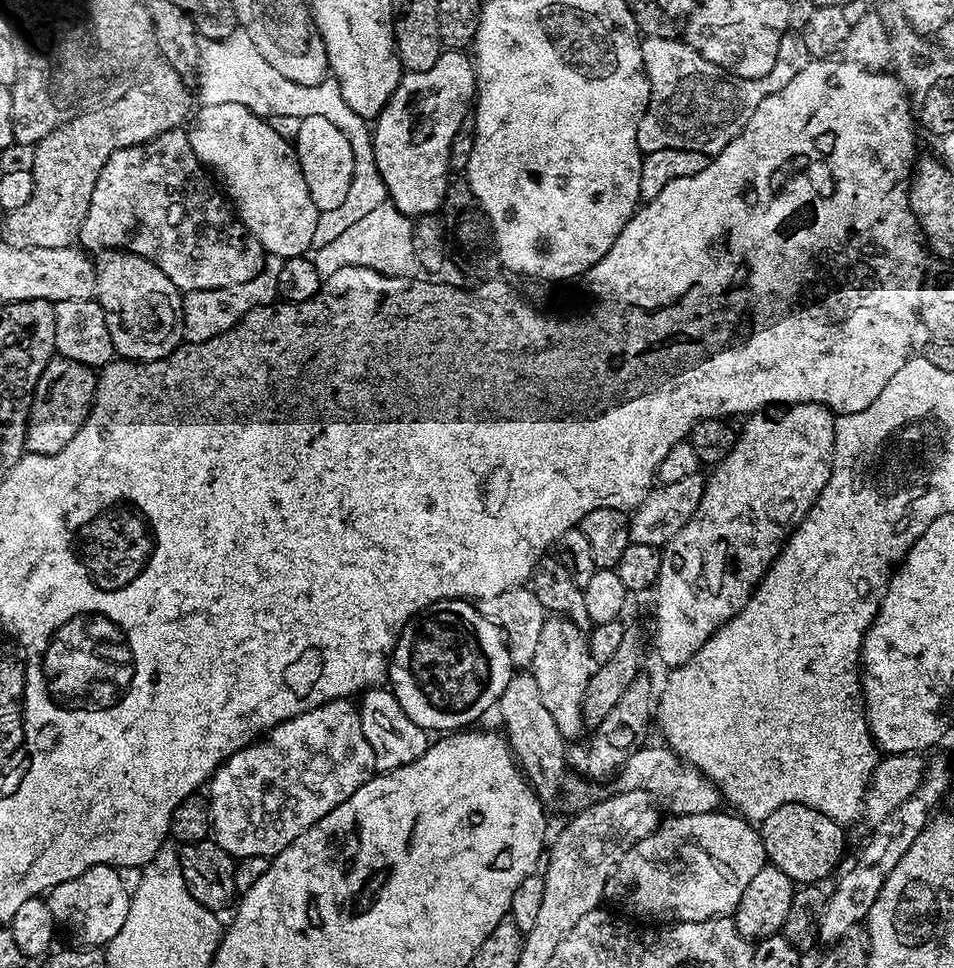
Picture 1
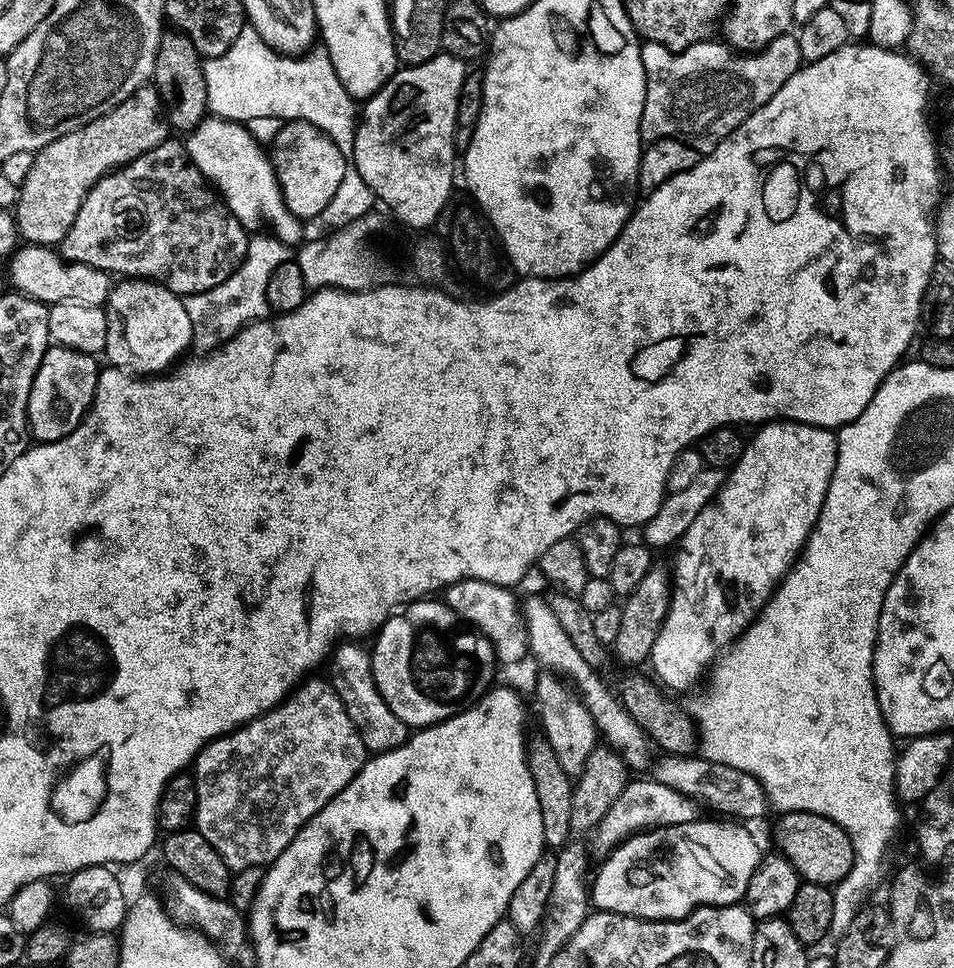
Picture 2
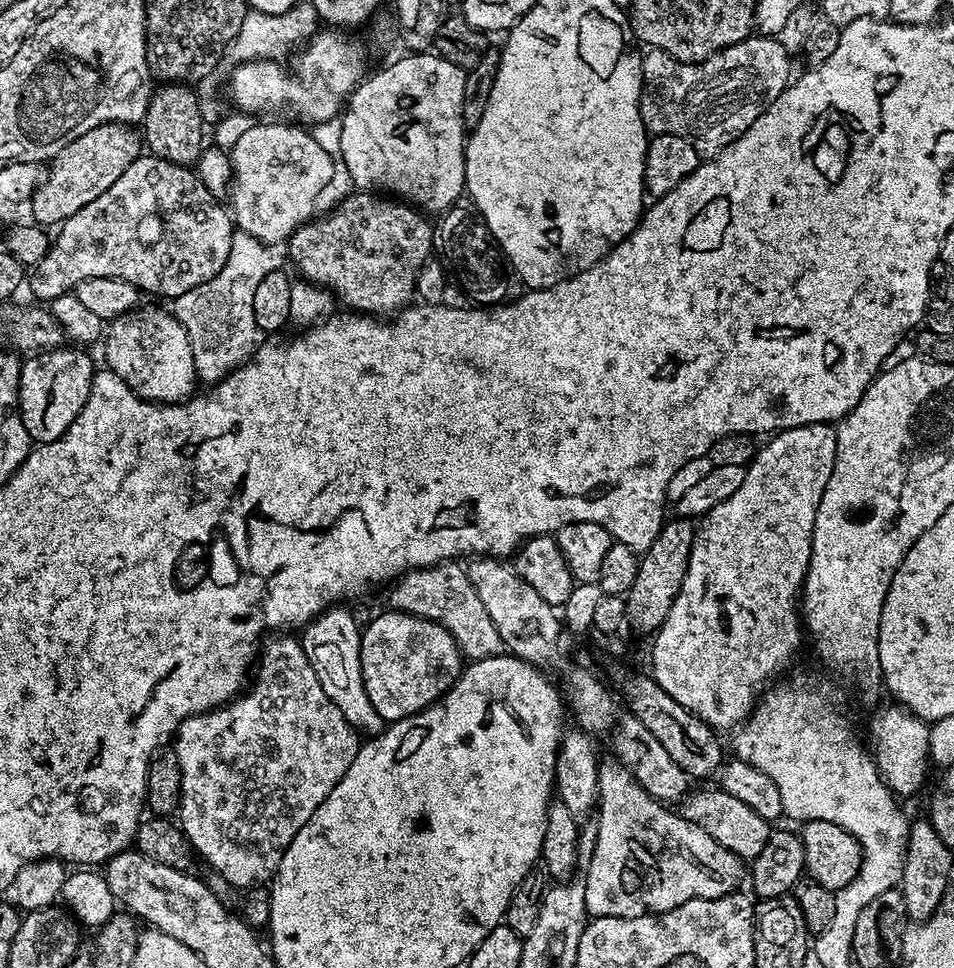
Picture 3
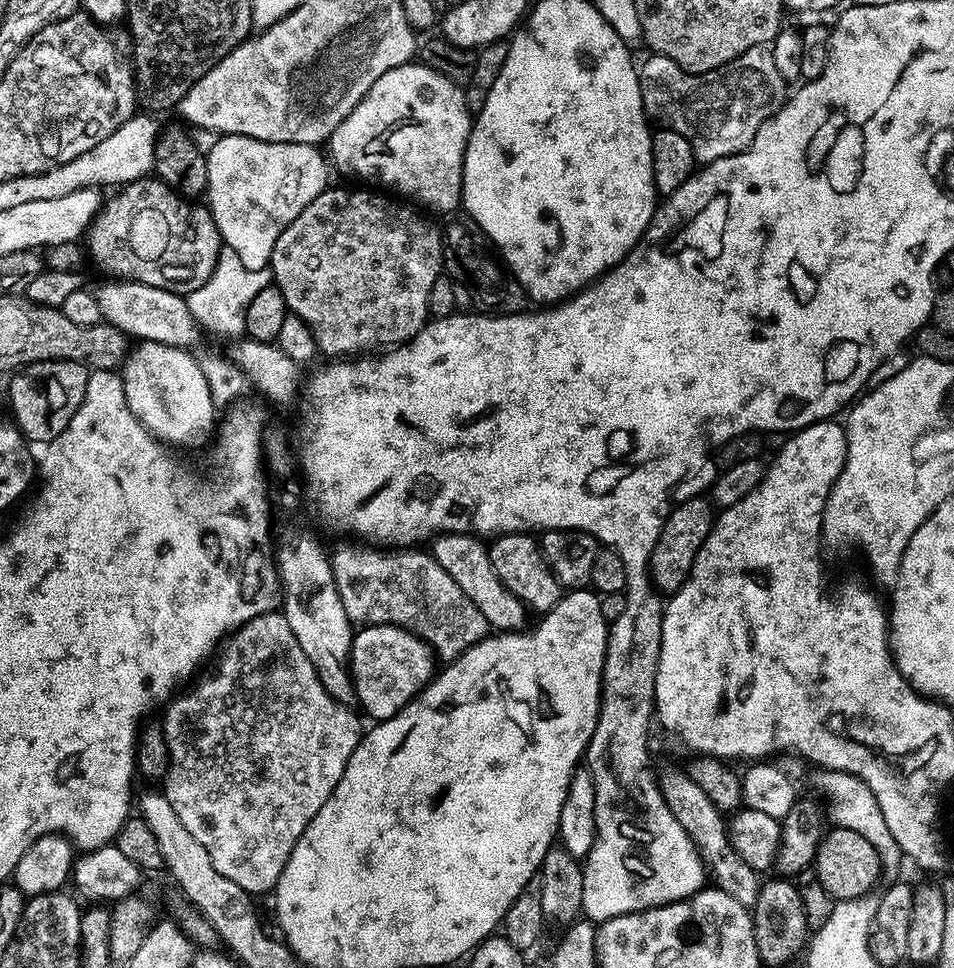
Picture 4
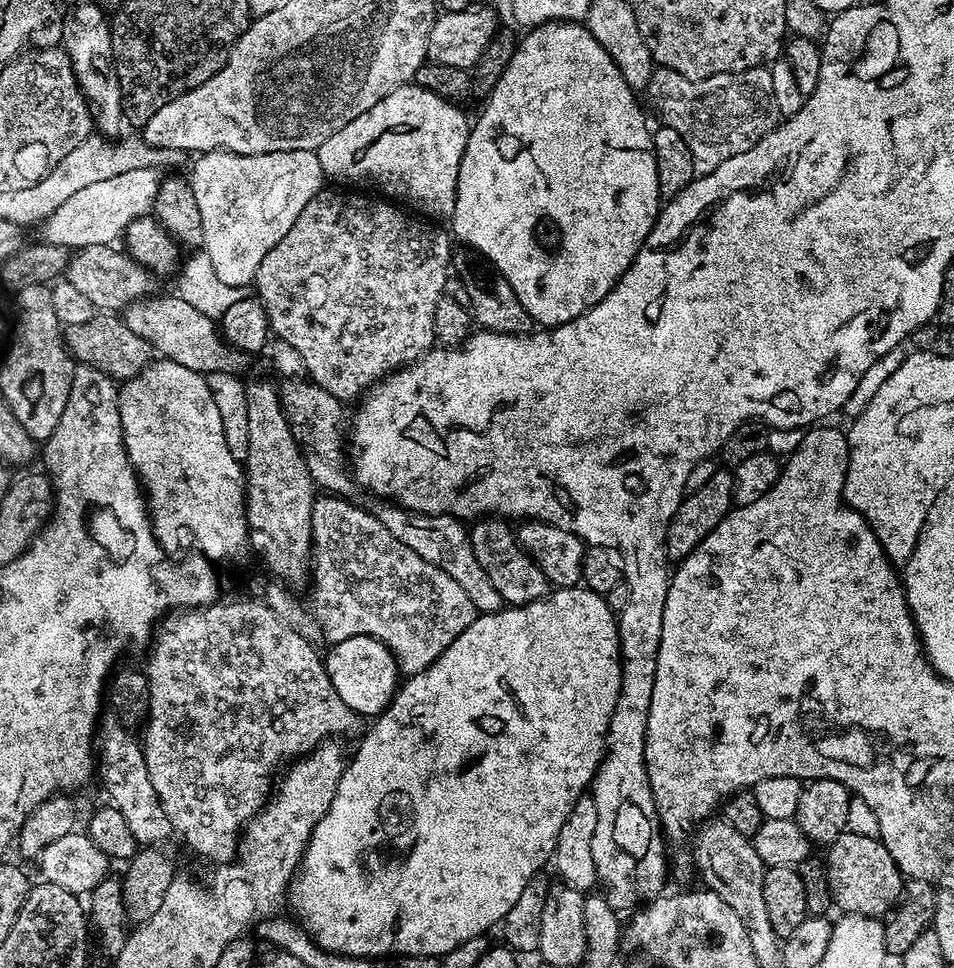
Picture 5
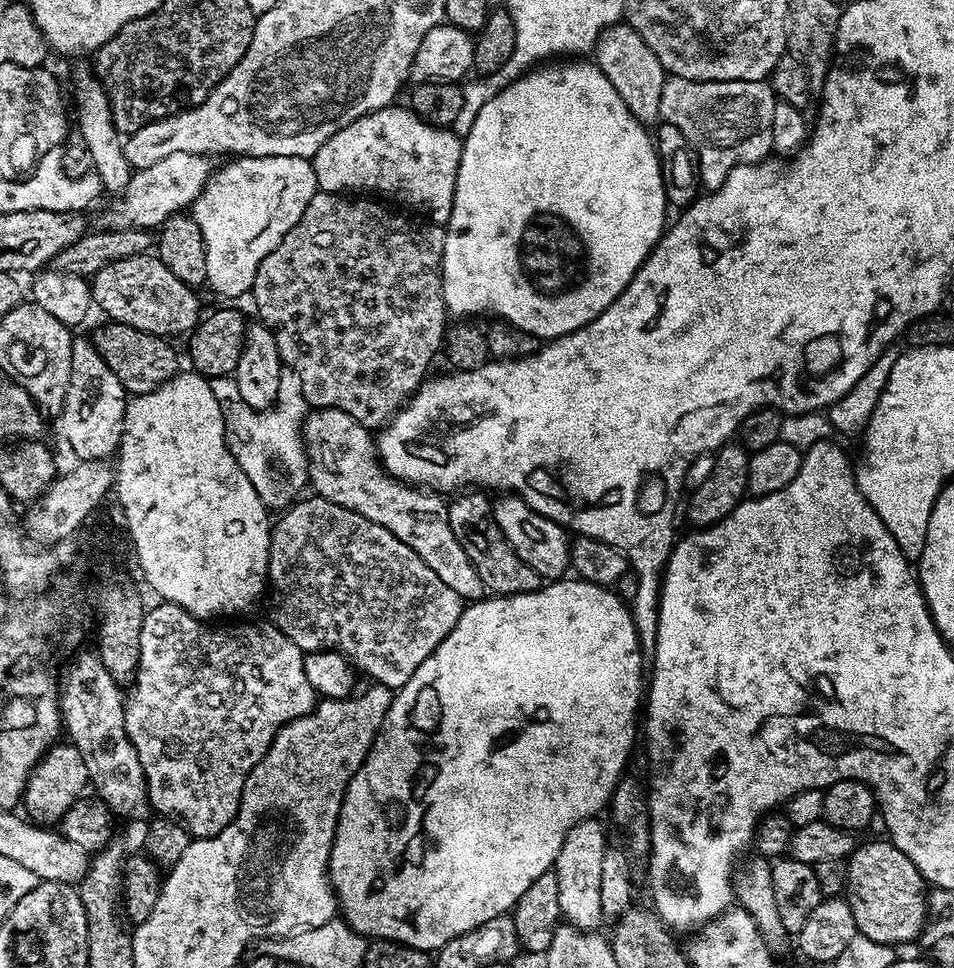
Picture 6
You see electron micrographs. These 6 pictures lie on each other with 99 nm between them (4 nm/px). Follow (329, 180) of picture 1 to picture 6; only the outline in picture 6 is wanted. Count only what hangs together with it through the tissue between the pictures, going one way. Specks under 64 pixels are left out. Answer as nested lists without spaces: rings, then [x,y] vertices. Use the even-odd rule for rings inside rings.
[[[242,156],[232,158],[224,169],[213,171],[206,186],[200,191],[200,197],[190,209],[190,215],[196,220],[206,250],[206,281],[220,296],[240,296],[251,293],[254,274],[258,266],[284,235],[302,218],[310,198],[317,194],[316,175],[311,159],[303,156]]]

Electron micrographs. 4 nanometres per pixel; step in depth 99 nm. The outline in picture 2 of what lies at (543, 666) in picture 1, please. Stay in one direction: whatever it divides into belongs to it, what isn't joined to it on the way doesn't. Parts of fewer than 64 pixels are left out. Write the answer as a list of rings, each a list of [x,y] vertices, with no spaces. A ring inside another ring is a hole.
[[[540,674],[536,680],[536,708],[540,711],[540,724],[544,727],[543,739],[554,750],[558,766],[565,775],[576,778],[586,765],[592,751],[598,748],[598,733],[592,715],[581,703],[577,693],[555,674]]]

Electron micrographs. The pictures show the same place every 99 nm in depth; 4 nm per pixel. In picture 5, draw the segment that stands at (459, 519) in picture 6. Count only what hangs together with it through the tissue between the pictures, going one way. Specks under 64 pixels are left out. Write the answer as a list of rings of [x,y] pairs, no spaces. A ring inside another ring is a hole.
[[[481,518],[471,525],[468,537],[474,550],[474,558],[478,558],[478,566],[486,570],[486,578],[494,590],[498,590],[501,601],[508,606],[533,604],[535,600],[545,599],[549,595],[550,585],[546,574],[538,570],[536,563],[524,552],[524,548],[516,540],[513,525],[504,518]]]

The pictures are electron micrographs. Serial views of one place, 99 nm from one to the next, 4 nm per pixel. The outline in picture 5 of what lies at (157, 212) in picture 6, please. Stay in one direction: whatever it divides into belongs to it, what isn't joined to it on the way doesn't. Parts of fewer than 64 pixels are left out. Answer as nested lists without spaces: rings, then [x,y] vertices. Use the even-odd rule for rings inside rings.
[[[156,168],[126,170],[126,174],[114,174],[114,178],[106,178],[103,182],[86,186],[86,190],[78,190],[78,194],[58,206],[58,210],[42,221],[43,243],[57,244],[69,250],[103,244],[115,245],[128,231],[130,222],[153,211],[162,181],[158,173]]]

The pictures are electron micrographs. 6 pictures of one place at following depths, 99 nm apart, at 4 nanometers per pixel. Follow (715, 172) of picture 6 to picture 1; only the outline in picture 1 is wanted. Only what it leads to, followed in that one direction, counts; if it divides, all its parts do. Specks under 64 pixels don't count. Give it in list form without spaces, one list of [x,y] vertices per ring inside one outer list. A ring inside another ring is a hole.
[[[789,30],[785,32],[782,42],[778,42],[778,58],[774,66],[762,78],[744,80],[740,76],[734,76],[724,69],[714,66],[714,62],[706,62],[698,50],[694,50],[683,39],[671,36],[644,36],[640,42],[642,50],[642,62],[644,73],[648,79],[648,105],[638,122],[638,146],[641,153],[647,154],[654,150],[698,150],[706,157],[714,157],[732,141],[737,134],[744,129],[744,123],[758,102],[765,100],[770,94],[780,91],[782,86],[802,66],[809,62],[809,54],[806,50],[806,42],[802,42],[799,31]]]

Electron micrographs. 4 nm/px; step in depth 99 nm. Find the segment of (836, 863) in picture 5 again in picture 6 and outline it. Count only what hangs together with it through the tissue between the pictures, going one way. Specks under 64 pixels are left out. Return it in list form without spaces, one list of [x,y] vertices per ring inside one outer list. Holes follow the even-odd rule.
[[[887,839],[857,843],[846,861],[846,899],[857,933],[874,942],[897,946],[925,931],[928,902],[922,874]]]

